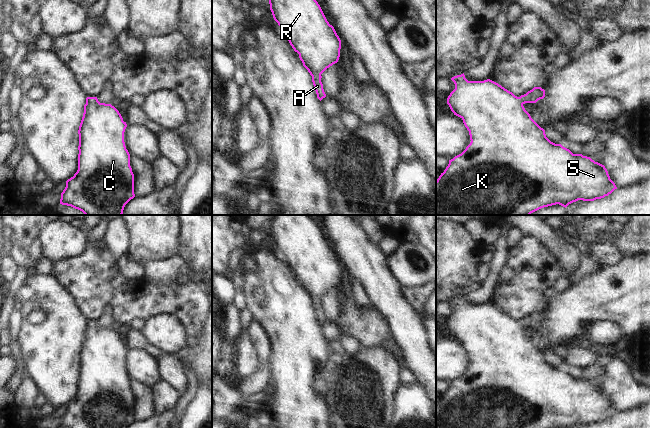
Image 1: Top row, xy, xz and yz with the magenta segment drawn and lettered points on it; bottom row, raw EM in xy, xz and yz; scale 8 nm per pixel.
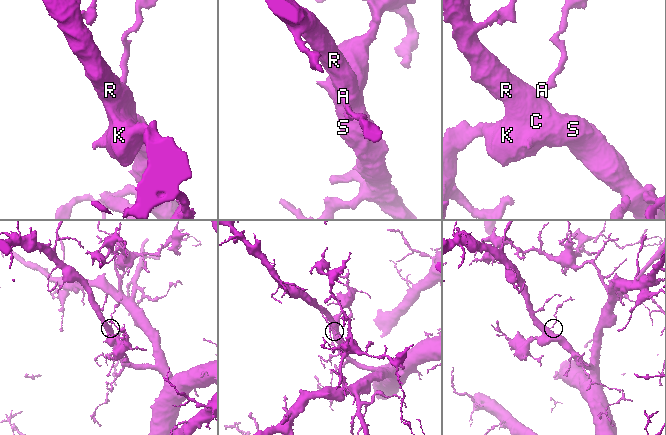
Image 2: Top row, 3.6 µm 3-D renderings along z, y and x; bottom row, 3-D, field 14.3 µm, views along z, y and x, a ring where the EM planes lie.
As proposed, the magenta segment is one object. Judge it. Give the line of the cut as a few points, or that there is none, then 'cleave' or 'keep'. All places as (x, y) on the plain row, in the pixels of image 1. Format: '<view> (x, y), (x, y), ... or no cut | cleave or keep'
no cut | keep

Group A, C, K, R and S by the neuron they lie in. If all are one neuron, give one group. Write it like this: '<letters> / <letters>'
A C K R S

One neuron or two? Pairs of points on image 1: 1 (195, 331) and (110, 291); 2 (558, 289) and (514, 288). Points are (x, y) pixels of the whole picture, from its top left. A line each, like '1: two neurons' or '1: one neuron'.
1: one neuron
2: two neurons

